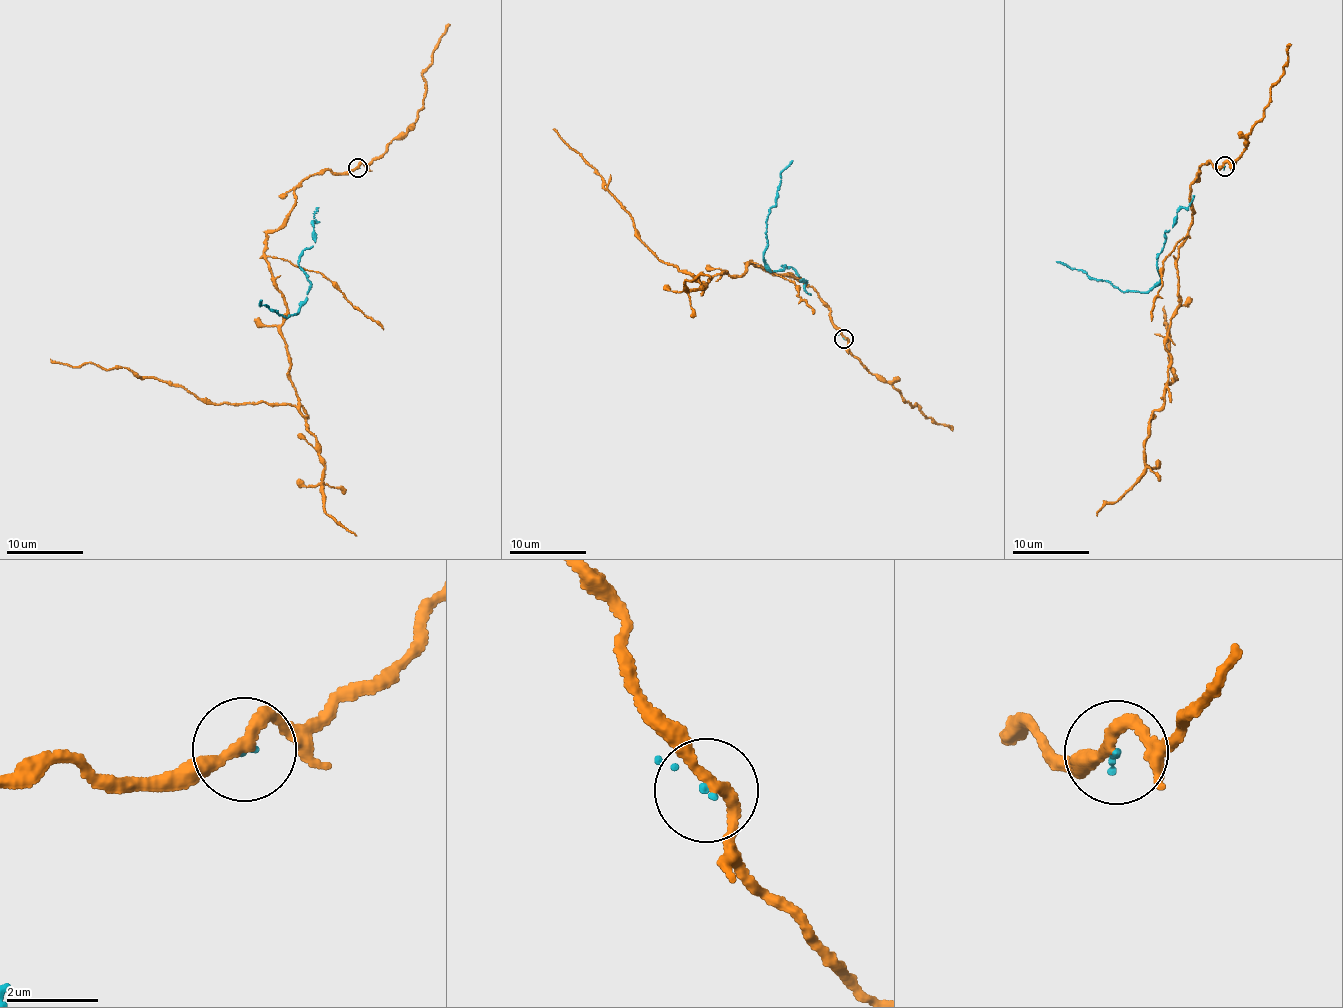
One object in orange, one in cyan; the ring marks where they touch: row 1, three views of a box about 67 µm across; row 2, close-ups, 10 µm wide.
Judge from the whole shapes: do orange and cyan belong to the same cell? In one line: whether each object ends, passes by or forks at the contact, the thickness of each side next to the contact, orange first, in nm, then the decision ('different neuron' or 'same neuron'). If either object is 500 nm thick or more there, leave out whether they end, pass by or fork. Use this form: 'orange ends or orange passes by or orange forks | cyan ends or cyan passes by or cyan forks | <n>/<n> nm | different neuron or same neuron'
orange passes by | cyan ends | 240/70 nm | different neuron

